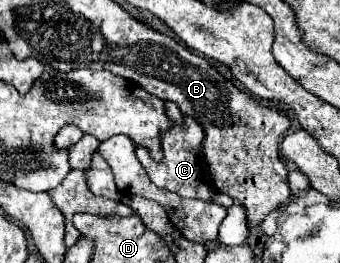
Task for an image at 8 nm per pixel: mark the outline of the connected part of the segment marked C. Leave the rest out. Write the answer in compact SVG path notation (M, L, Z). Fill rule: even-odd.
M182 114L182 124L174 124L170 130L162 132L164 158L160 162L156 162L150 156L150 150L144 148L144 146L136 146L136 156L142 162L142 166L146 168L150 180L156 186L166 188L166 190L176 192L176 194L186 196L186 198L212 200L214 188L212 188L212 182L210 182L210 172L208 172L208 166L206 166L206 158L204 158L204 138L206 138L204 128L194 118Z

